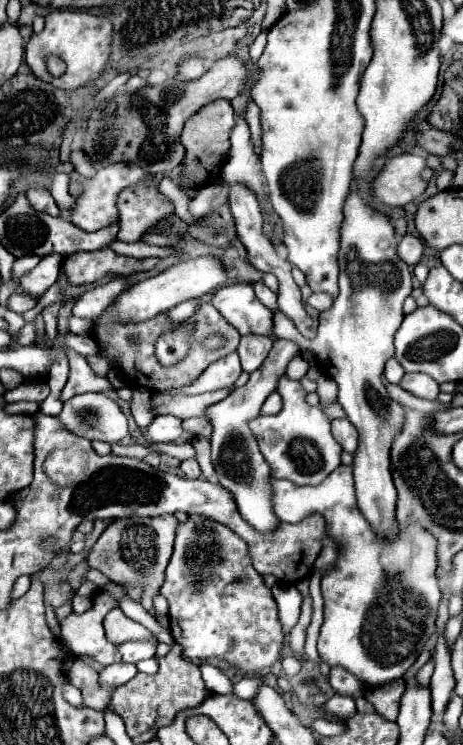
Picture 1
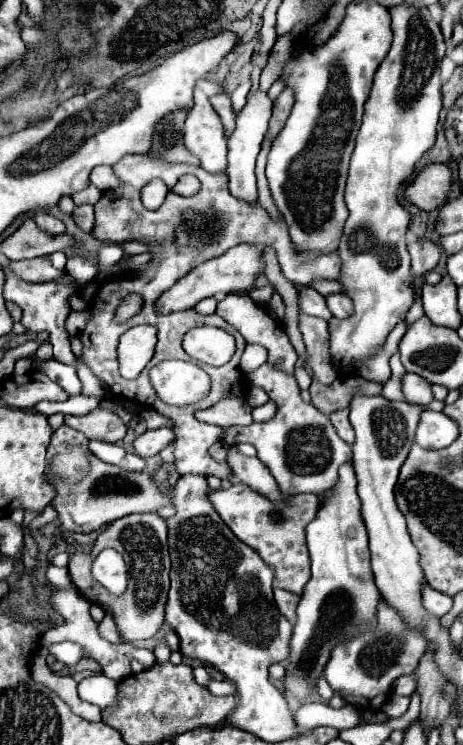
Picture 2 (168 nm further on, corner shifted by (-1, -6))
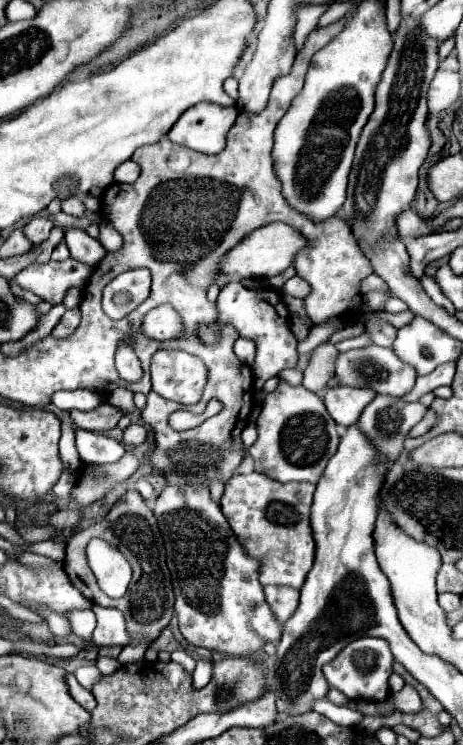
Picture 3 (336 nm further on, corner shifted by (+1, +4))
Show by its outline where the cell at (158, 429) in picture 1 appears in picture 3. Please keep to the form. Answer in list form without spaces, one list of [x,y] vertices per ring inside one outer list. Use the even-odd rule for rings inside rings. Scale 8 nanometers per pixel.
[[[132,423],[124,429],[124,443],[126,445],[142,445],[148,439],[148,429],[142,423]]]

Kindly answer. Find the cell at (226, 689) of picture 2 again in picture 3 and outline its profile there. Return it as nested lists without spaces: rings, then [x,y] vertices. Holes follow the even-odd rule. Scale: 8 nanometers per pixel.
[[[198,661],[196,669],[194,669],[194,687],[200,689],[204,685],[208,685],[212,679],[212,663],[210,661]]]

